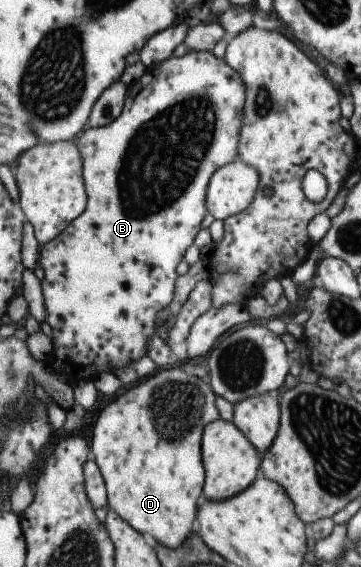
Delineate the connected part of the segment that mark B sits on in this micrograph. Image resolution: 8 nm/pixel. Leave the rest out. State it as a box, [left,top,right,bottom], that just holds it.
[38,51,244,384]

